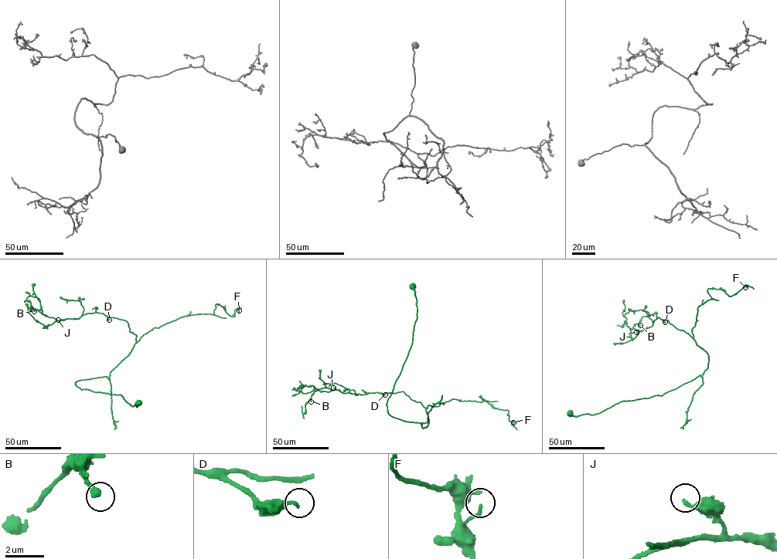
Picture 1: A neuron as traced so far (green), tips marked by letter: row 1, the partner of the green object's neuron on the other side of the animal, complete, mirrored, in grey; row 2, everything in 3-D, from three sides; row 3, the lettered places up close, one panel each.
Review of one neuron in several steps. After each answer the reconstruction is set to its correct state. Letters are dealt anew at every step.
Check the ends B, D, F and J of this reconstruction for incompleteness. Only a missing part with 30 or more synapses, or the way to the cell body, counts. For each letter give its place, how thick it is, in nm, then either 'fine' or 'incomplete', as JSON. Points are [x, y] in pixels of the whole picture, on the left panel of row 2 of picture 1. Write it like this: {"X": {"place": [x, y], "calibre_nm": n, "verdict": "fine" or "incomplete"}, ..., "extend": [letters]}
{"B": {"place": [34, 311], "calibre_nm": 360, "verdict": "fine"}, "D": {"place": [109, 320], "calibre_nm": 180, "verdict": "fine"}, "F": {"place": [239, 310], "calibre_nm": 170, "verdict": "fine"}, "J": {"place": [58, 320], "calibre_nm": 240, "verdict": "fine"}, "extend": []}

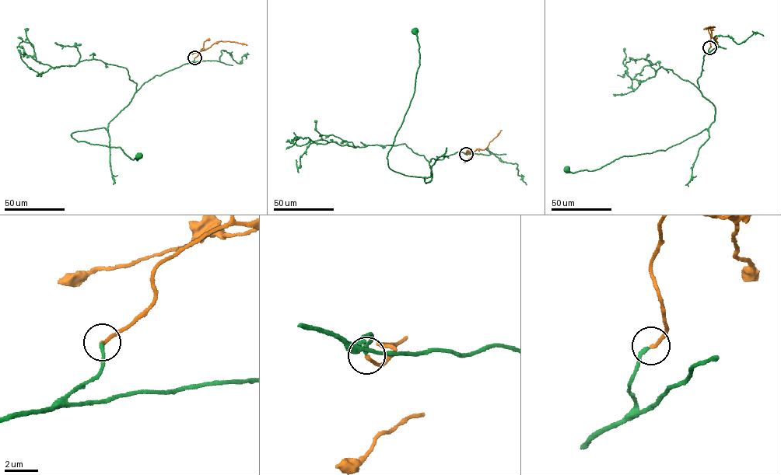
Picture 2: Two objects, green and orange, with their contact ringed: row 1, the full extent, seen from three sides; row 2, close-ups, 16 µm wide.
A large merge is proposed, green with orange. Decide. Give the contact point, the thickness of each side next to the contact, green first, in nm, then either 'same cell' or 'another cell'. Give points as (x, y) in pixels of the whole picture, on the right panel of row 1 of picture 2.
(709, 47) | 220/200 nm | same cell

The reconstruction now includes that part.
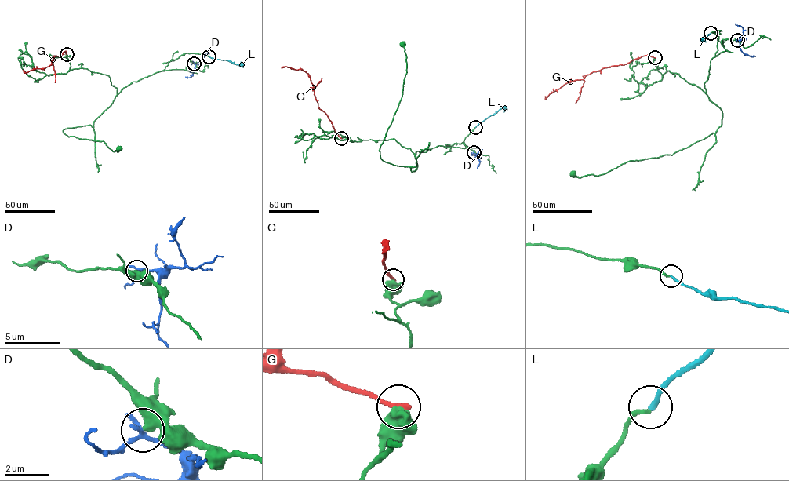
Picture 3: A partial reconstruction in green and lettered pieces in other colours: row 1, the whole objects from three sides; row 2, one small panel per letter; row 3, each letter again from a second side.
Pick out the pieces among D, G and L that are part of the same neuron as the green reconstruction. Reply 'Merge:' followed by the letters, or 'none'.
Merge: L

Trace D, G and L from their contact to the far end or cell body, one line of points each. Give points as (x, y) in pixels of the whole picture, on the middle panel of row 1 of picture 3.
D: (474, 152), (478, 154), (480, 161), (478, 169)
G: (341, 138), (328, 116), (319, 109), (307, 73), (300, 69), (281, 67)
L: (475, 127), (502, 107), (504, 108), (503, 112)

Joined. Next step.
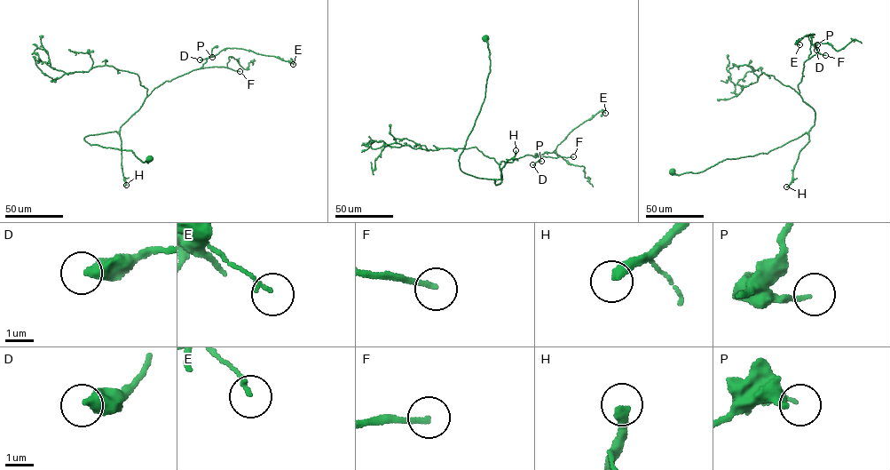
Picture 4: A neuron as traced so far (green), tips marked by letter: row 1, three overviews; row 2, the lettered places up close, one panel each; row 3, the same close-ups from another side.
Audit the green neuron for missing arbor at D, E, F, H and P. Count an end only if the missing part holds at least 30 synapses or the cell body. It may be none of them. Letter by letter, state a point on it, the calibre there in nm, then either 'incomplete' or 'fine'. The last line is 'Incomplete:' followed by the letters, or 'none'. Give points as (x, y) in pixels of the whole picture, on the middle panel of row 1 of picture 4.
D: at (532, 164); 480 nm thick; fine
E: at (605, 113); 140 nm thick; fine
F: at (573, 156); 200 nm thick; incomplete
H: at (515, 150); 360 nm thick; incomplete
P: at (541, 161); 130 nm thick; fine
Incomplete: F, H

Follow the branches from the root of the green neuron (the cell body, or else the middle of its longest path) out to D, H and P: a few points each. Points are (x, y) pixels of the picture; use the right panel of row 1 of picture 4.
D: (672, 171), (699, 172), (727, 159), (767, 154), (807, 134), (815, 114), (798, 85), (811, 45), (816, 50)
H: (672, 171), (697, 173), (727, 159), (767, 154), (807, 132), (809, 141), (799, 152), (786, 187)
P: (672, 171), (699, 172), (727, 159), (767, 154), (807, 134), (815, 114), (798, 85), (810, 45), (817, 44)

